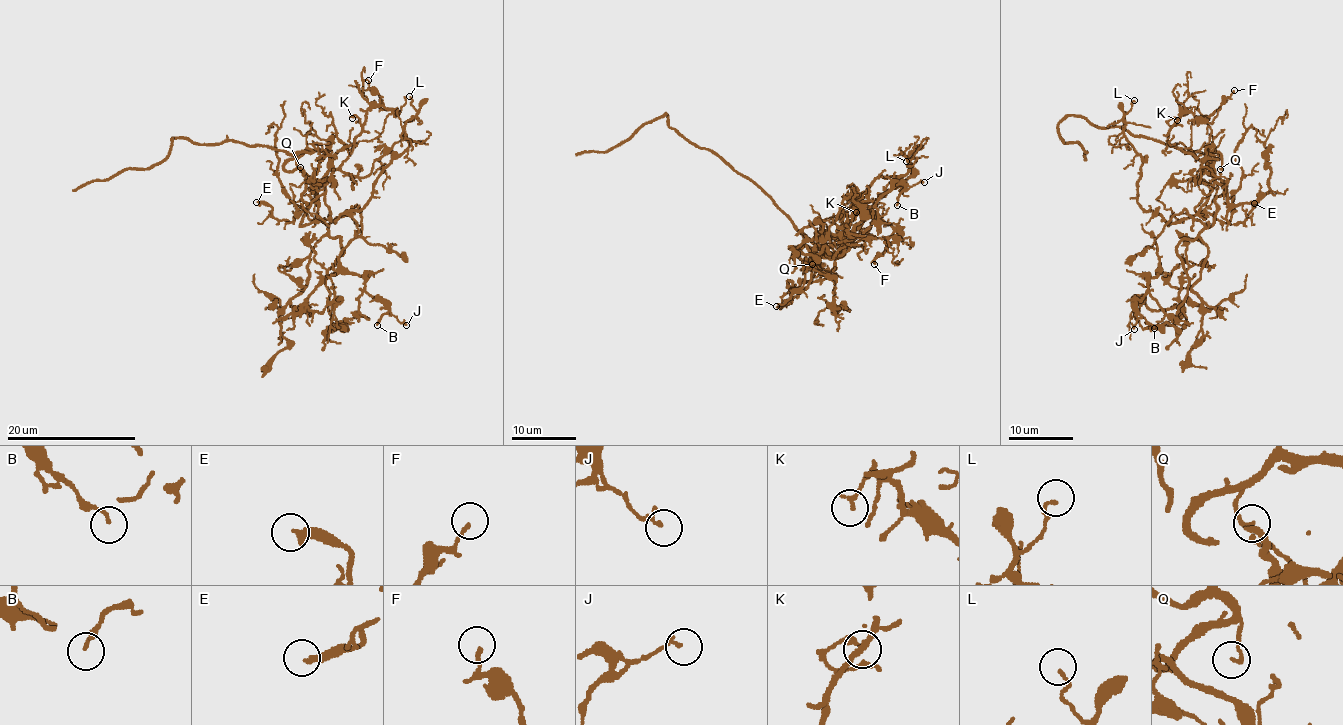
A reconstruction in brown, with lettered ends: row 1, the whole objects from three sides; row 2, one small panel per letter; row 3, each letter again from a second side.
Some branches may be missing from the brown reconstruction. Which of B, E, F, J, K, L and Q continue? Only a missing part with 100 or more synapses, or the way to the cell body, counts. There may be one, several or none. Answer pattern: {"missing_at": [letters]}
{"missing_at": []}

